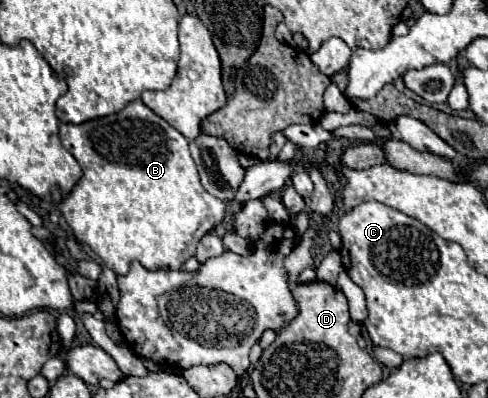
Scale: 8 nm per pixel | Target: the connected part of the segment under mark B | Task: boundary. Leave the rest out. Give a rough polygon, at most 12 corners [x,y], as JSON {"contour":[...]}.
{"contour":[[131,101],[61,123],[59,201],[127,275],[181,269],[223,221],[187,139]]}

